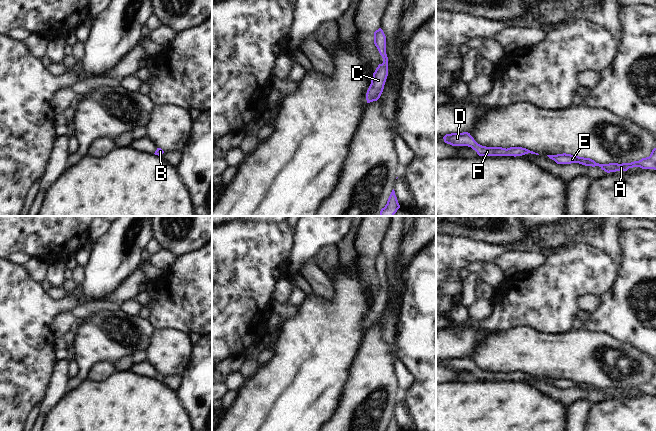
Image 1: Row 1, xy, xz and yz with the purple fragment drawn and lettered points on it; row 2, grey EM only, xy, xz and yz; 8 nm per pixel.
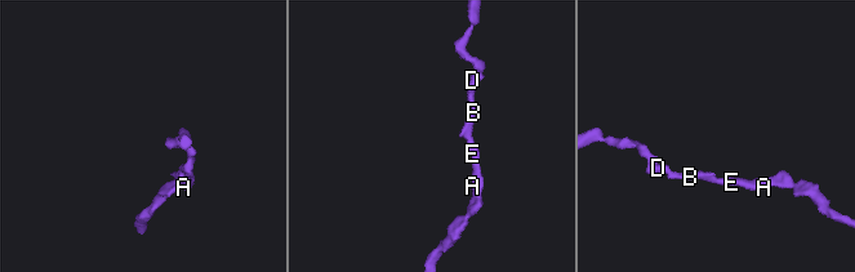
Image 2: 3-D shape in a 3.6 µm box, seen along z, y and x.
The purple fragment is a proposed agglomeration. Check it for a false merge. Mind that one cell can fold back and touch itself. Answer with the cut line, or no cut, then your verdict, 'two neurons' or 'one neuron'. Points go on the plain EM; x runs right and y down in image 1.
no cut | one neuron

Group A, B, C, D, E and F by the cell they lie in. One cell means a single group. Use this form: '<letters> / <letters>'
A B C D E F

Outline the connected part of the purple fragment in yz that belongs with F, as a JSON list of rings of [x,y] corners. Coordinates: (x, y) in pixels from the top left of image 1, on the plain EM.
[[[468,356],[446,358],[444,366],[452,370],[468,370],[477,376],[479,380],[522,380],[528,377],[539,379],[522,371],[486,371],[478,368]]]

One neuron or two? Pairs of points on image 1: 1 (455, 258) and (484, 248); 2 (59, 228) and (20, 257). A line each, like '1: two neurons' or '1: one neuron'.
1: one neuron
2: two neurons

